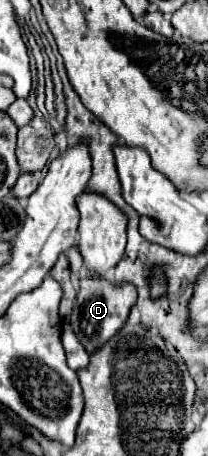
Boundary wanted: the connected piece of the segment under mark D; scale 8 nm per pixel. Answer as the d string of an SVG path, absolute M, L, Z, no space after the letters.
M87 275L81 277L79 287L81 291L73 307L71 329L77 335L79 343L87 349L87 353L93 355L95 351L99 351L99 347L103 347L103 343L107 343L107 339L111 339L111 335L115 335L115 331L119 331L119 327L123 327L123 323L129 317L131 307L137 301L137 291L131 283L125 283L119 287L101 277L87 277Z

